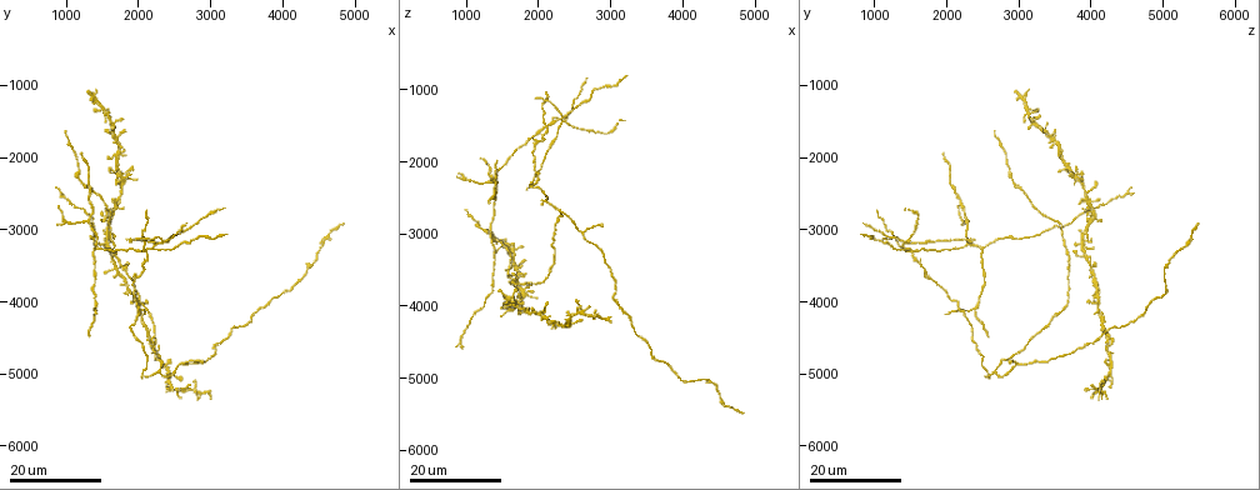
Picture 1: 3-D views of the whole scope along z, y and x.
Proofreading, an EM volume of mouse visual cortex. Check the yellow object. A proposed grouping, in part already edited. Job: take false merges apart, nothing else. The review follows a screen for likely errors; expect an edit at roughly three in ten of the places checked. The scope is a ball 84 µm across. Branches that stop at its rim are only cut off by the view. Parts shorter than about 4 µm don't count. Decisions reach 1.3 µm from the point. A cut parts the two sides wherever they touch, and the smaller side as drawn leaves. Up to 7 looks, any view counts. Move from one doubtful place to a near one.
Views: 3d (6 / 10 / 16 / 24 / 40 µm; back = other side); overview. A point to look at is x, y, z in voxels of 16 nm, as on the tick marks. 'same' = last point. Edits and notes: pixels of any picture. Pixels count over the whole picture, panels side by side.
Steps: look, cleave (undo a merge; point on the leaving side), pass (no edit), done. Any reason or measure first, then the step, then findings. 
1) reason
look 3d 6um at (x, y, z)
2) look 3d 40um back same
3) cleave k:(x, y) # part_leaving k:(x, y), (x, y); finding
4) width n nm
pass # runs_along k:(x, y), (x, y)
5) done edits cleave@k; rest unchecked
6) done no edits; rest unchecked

three arms meet
look 3d 24um at (1250, 2850, 2300)

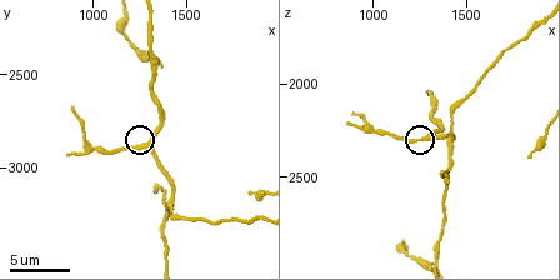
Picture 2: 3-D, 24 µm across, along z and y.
look 3d 6um at (1280, 2900, 2280)

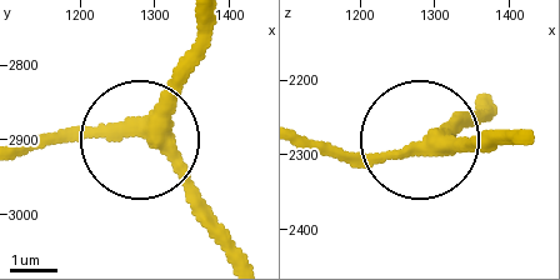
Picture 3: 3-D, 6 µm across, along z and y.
pass # runs_along 3:(529, 139), (305, 151); one neuron here

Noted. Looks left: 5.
three-way junction
look 3d 16um at (2600, 4900, 3000)

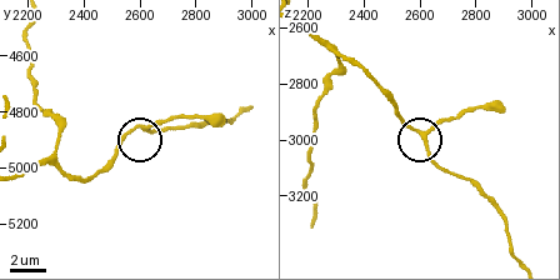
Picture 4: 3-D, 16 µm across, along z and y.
look 3d 6um at (2630, 4850, 2990)

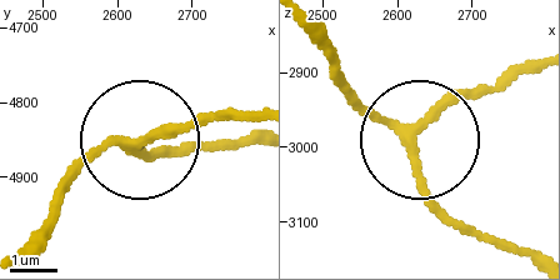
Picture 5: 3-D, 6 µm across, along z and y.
arms 3
pass # runs_along 5:(305, 28), (356, 99), (405, 128), (508, 68); all the same neuron

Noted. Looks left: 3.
looks like a crossing
look 3d 16um at (2350, 3200, 1400)

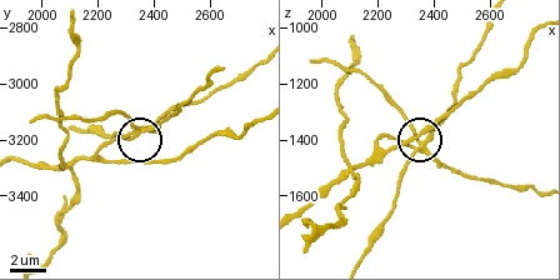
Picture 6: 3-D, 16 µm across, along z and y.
look 3d 6um at (2330, 3180, 1450)

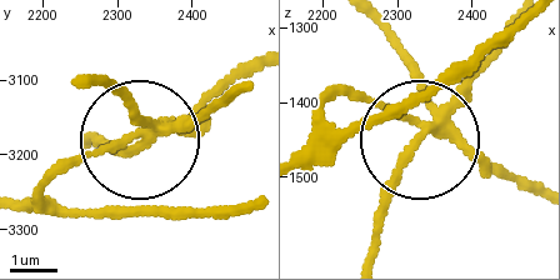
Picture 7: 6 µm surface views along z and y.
width 190 nm
cleave 7:(399, 183) # part_leaving 7:(434, 130), (385, 210), (374, 258); a second neuron is stuck on

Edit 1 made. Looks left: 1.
done edits cleave@7; rest unchecked

